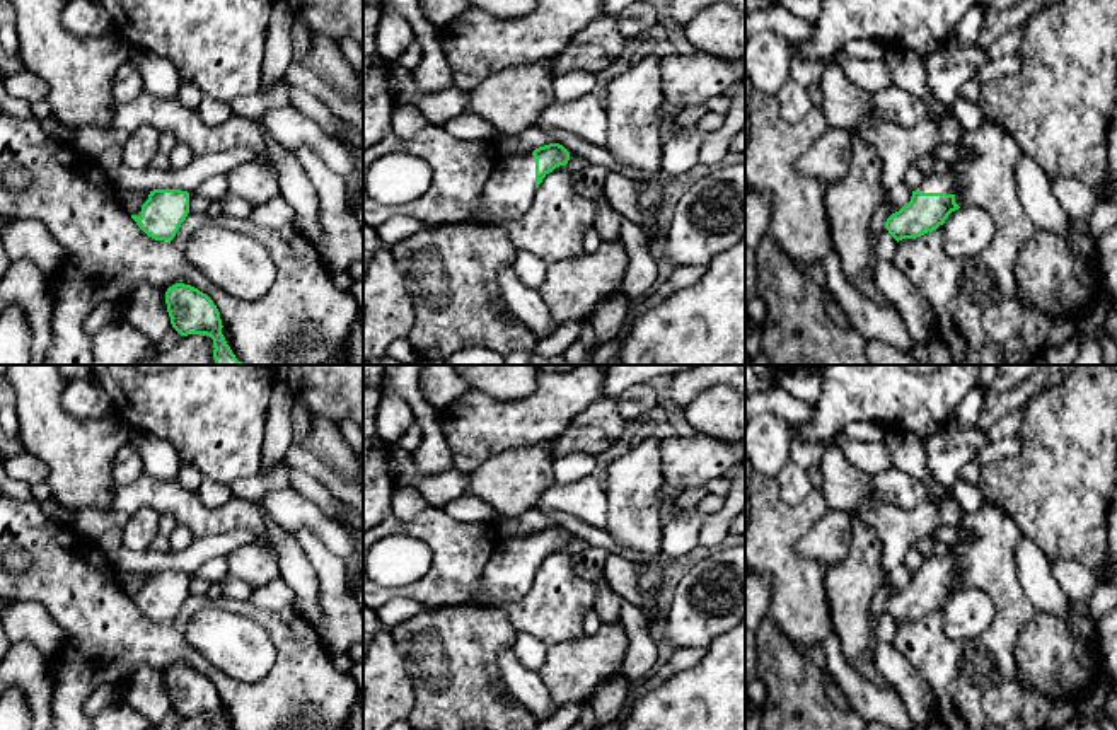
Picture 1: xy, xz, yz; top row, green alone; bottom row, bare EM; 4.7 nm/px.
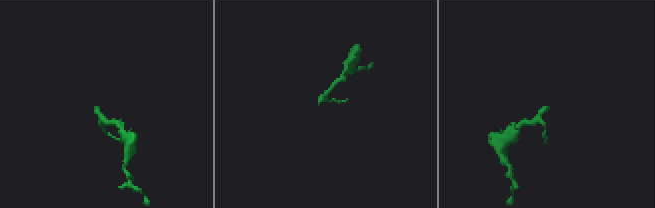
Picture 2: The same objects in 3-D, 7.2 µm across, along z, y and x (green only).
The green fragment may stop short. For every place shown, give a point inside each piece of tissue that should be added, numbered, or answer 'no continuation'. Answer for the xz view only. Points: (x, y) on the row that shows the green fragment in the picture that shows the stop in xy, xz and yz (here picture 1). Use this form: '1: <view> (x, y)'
1: xz (509, 191)

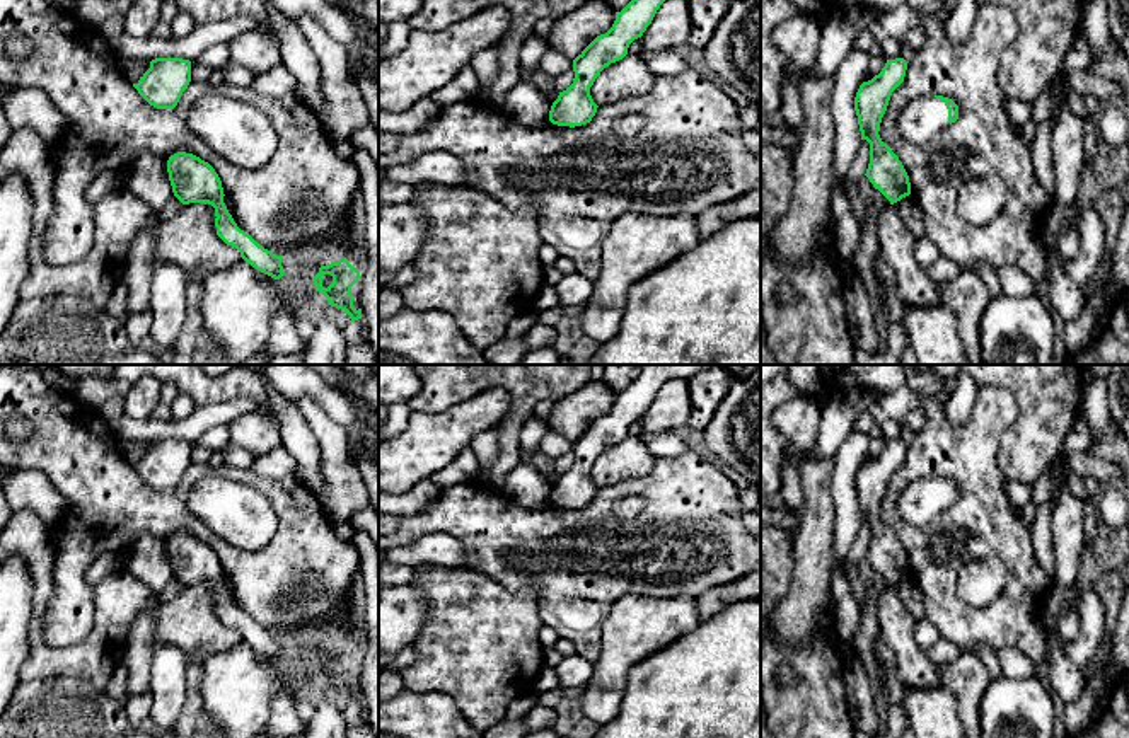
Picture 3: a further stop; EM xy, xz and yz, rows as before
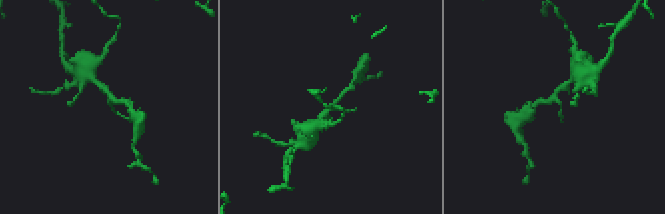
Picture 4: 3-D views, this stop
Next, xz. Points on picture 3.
no continuation

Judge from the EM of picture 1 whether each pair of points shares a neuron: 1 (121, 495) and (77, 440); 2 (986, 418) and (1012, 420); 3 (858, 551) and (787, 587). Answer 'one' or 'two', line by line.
1: two
2: two
3: two

